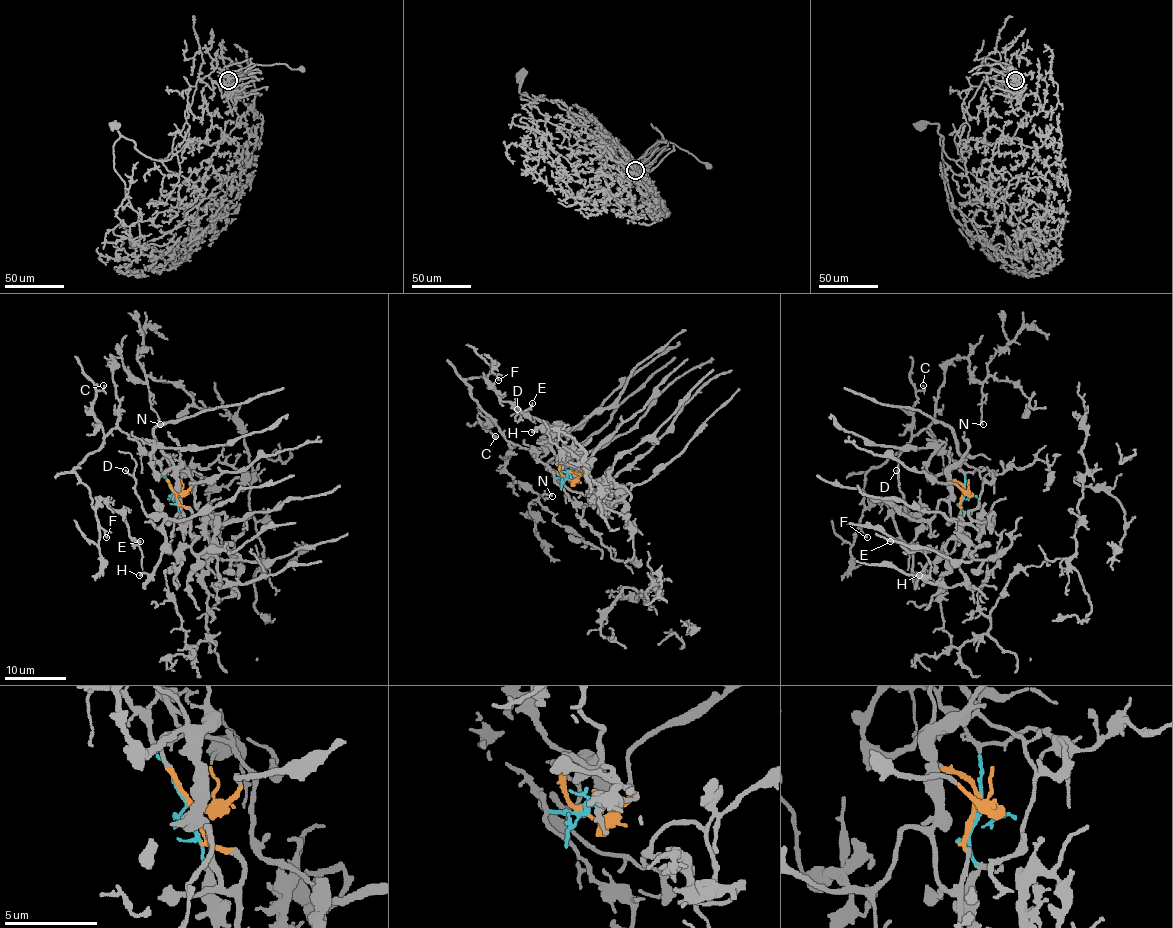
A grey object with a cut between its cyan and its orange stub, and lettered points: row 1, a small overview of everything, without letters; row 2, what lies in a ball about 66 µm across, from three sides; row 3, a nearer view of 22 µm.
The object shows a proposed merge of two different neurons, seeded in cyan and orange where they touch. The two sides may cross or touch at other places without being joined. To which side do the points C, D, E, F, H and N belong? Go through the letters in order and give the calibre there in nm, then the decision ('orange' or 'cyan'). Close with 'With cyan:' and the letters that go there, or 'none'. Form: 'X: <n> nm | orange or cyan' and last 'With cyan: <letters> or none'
C: 80 nm | cyan
D: 120 nm | orange
E: 180 nm | cyan
F: 120 nm | cyan
H: 190 nm | orange
N: 190 nm | cyan
With cyan: C, E, F, N

